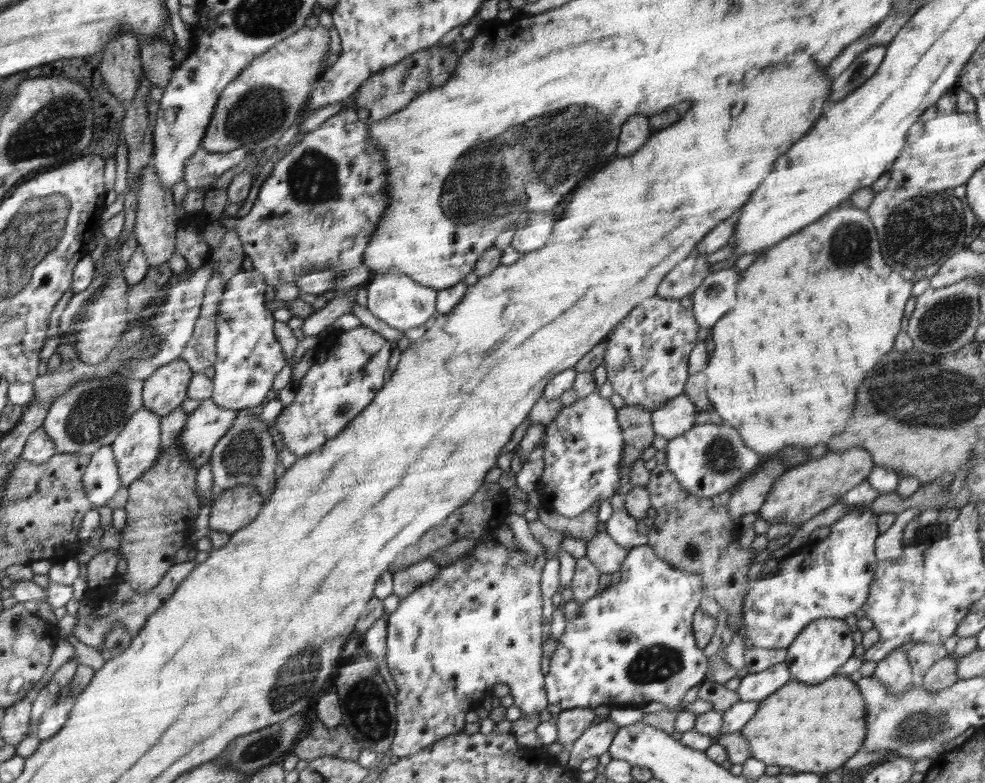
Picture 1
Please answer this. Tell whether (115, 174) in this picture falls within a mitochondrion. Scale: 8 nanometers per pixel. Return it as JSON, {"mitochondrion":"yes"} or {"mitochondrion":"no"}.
{"mitochondrion":"no"}

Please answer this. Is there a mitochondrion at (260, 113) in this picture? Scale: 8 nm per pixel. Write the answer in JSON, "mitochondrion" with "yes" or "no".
{"mitochondrion":"yes"}

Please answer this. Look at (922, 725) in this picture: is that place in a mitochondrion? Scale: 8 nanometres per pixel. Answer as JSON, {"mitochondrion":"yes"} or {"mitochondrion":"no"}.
{"mitochondrion":"yes"}

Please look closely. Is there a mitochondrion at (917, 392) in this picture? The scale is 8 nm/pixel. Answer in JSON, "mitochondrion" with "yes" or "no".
{"mitochondrion":"yes"}

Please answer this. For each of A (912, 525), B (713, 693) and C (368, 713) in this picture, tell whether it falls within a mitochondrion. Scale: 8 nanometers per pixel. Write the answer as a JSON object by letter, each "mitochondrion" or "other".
{"A":"other","B":"other","C":"mitochondrion"}

